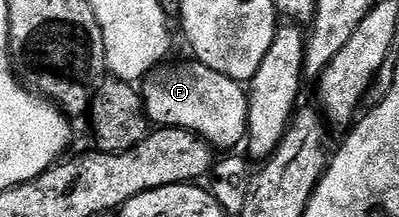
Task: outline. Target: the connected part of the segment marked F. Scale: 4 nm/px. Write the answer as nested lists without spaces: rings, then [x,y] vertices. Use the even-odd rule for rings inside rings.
[[[197,61],[176,67],[157,67],[140,85],[145,116],[161,128],[186,129],[198,134],[215,150],[232,151],[248,134],[248,95],[241,82]]]

